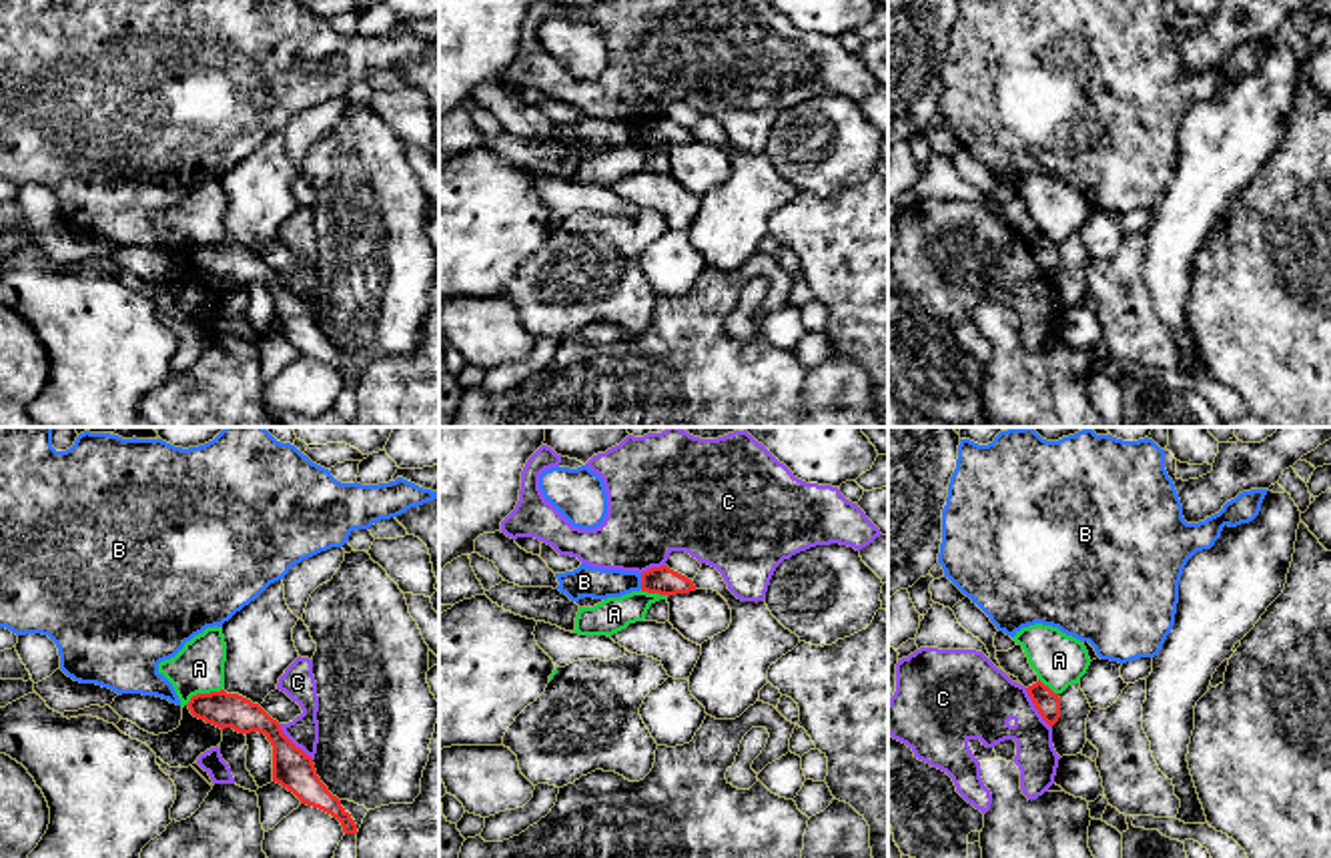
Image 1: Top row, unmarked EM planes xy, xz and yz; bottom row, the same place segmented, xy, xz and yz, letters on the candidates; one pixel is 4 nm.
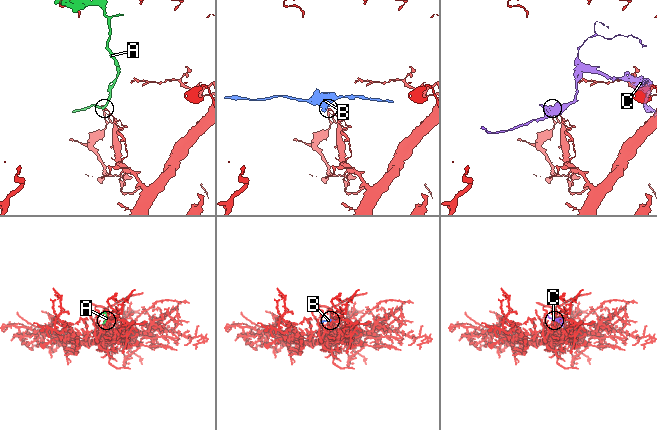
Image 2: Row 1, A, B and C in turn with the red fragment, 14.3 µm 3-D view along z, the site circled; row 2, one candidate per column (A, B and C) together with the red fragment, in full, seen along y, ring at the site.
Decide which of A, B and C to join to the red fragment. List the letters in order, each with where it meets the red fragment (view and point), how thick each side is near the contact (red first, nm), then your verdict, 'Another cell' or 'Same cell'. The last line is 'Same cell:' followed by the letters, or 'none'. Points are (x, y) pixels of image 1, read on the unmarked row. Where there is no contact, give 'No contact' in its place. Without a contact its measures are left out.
A: Touches red at xy (203, 245). Thickness 140 nm (red) against 200 nm. Another cell
B: Touches red at xz (642, 133). Thickness 110 nm (red) against 130 nm. Another cell
C: Touches red at yz (1035, 257). Thickness 100 nm (red) against 320 nm. Another cell
Same cell: none

